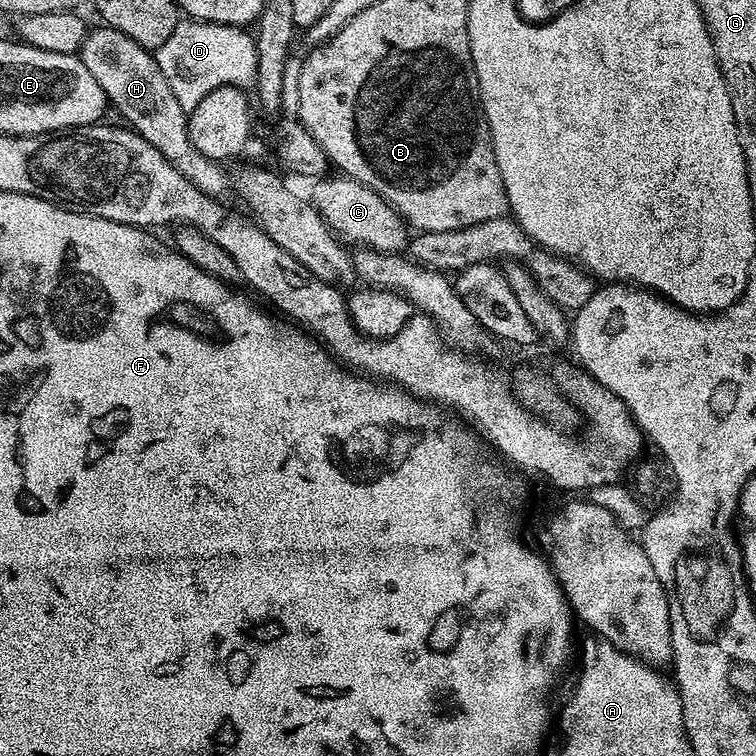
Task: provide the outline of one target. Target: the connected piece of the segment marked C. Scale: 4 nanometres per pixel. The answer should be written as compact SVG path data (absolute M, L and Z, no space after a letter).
M343 174L325 175L312 188L310 203L341 241L356 244L374 252L403 253L410 239L407 222L374 190Z

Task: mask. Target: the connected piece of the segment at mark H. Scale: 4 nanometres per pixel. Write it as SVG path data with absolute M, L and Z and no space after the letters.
M107 26L99 27L93 27L85 36L78 55L86 70L98 78L98 86L102 86L108 96L109 105L128 119L125 120L127 127L146 138L146 142L157 148L185 178L194 182L198 190L207 196L223 197L223 192L230 188L229 173L223 172L217 161L205 158L194 142L190 142L188 113L178 106L178 98L174 98L174 90L170 90L170 82L166 82L166 74L162 74L155 55L126 38L126 34Z

